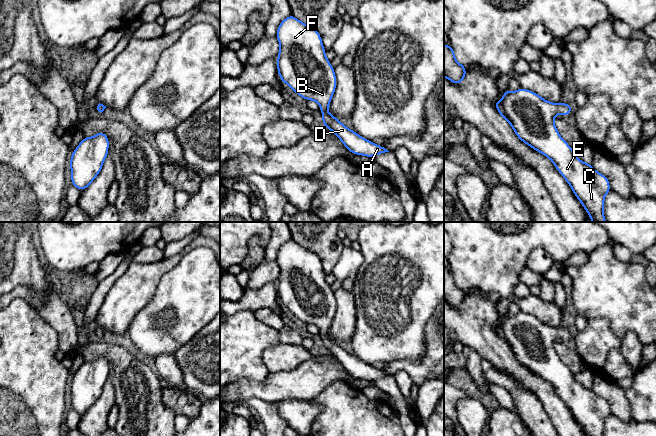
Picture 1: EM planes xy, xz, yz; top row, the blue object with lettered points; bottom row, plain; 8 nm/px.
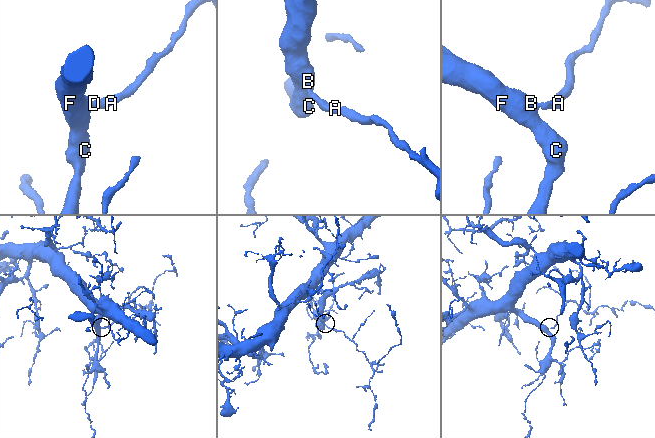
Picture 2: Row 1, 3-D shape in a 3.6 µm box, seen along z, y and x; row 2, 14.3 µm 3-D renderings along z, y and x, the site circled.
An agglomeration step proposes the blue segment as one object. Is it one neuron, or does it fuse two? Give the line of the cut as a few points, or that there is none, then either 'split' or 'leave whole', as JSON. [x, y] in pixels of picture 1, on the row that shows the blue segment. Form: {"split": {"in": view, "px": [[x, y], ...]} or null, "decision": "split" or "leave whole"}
{"split": null, "decision": "leave whole"}

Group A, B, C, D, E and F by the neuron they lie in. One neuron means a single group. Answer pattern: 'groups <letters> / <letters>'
groups A B C D E F

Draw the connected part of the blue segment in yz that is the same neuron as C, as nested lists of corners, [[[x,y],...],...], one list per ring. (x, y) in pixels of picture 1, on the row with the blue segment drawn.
[[[507,88],[501,101],[496,99],[495,107],[500,115],[506,119],[513,128],[517,137],[534,150],[548,157],[566,182],[571,186],[576,198],[581,202],[592,222],[606,222],[603,206],[604,198],[611,190],[609,179],[597,172],[591,164],[582,162],[575,156],[567,142],[560,136],[554,125],[554,118],[559,112],[566,117],[574,106],[560,102],[551,103],[531,90],[519,88],[511,92]]]

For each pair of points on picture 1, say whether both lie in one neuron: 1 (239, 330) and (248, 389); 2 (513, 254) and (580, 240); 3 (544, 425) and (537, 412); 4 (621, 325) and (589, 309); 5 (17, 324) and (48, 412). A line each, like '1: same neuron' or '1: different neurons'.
1: different neurons
2: same neuron
3: same neuron
4: same neuron
5: same neuron

